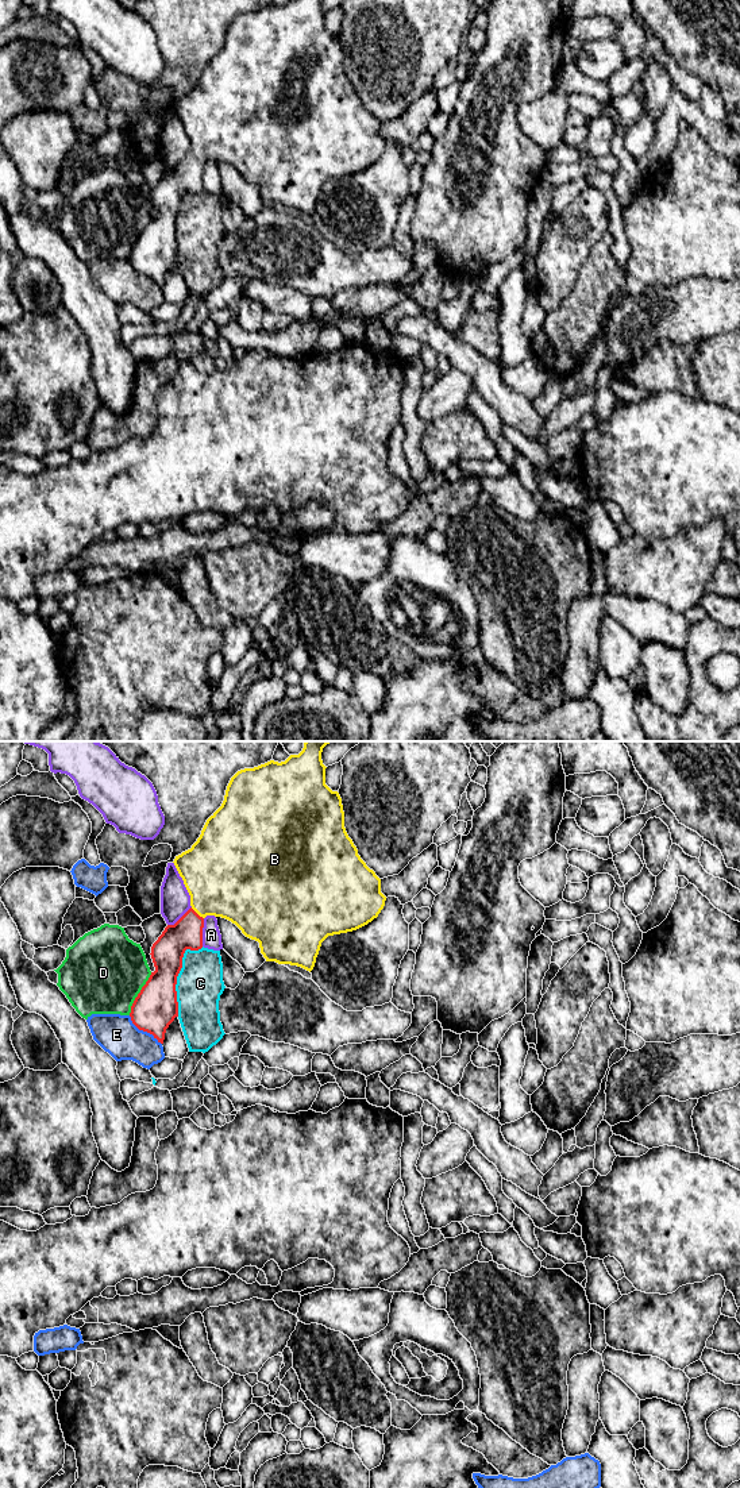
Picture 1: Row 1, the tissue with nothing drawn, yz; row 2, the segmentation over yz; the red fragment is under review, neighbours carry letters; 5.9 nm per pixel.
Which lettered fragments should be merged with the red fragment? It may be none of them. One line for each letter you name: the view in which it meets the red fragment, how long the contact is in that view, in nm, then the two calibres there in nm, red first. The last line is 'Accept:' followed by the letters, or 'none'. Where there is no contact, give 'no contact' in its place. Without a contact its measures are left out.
B: yz | 100 nm | 190/440 nm
Accept: B

